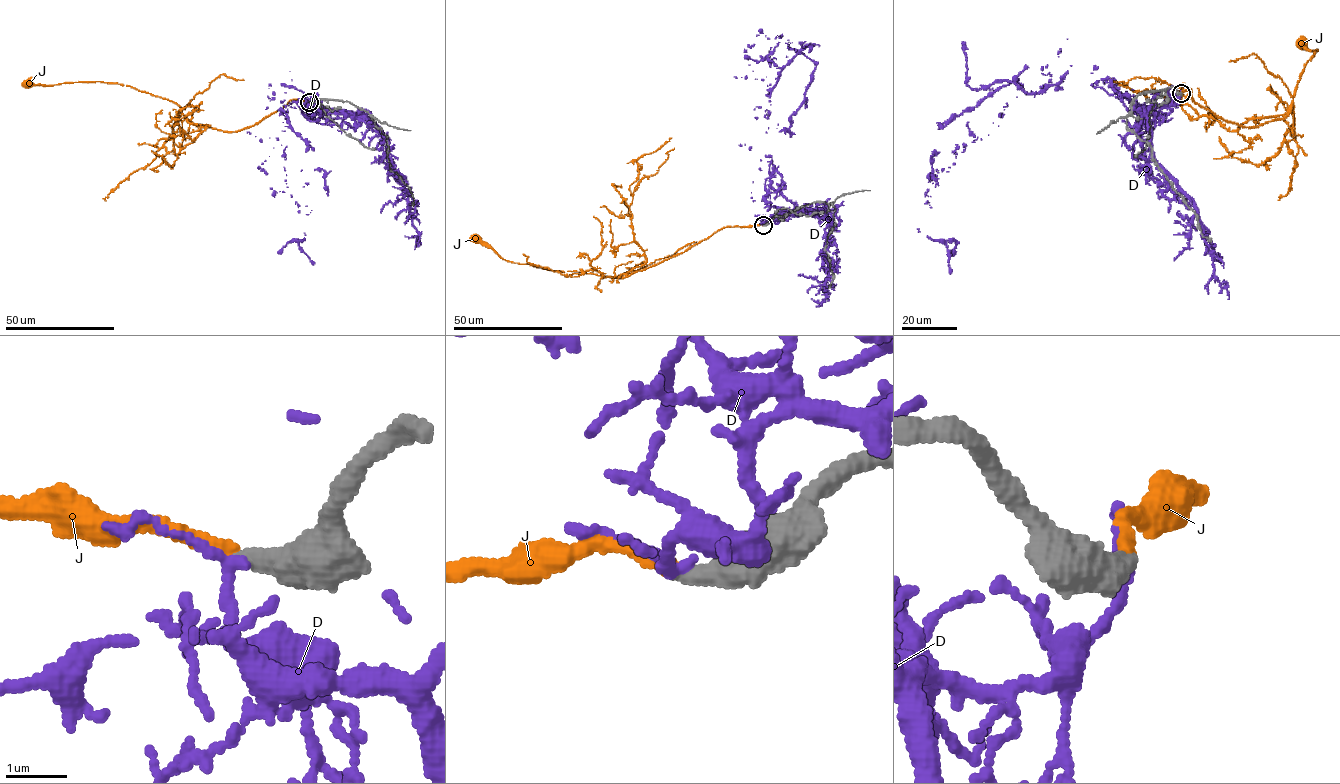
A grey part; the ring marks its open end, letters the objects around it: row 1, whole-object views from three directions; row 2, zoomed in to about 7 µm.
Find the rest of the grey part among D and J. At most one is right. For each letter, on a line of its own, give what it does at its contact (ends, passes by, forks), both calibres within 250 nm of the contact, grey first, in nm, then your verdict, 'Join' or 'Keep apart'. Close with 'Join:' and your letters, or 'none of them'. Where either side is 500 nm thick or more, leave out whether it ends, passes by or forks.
D: It passes by. Thickness 440 nm (grey) against 150 nm. Keep apart
J: It ends there. Thickness 380 nm (grey) against 200 nm. Join
Join: J

